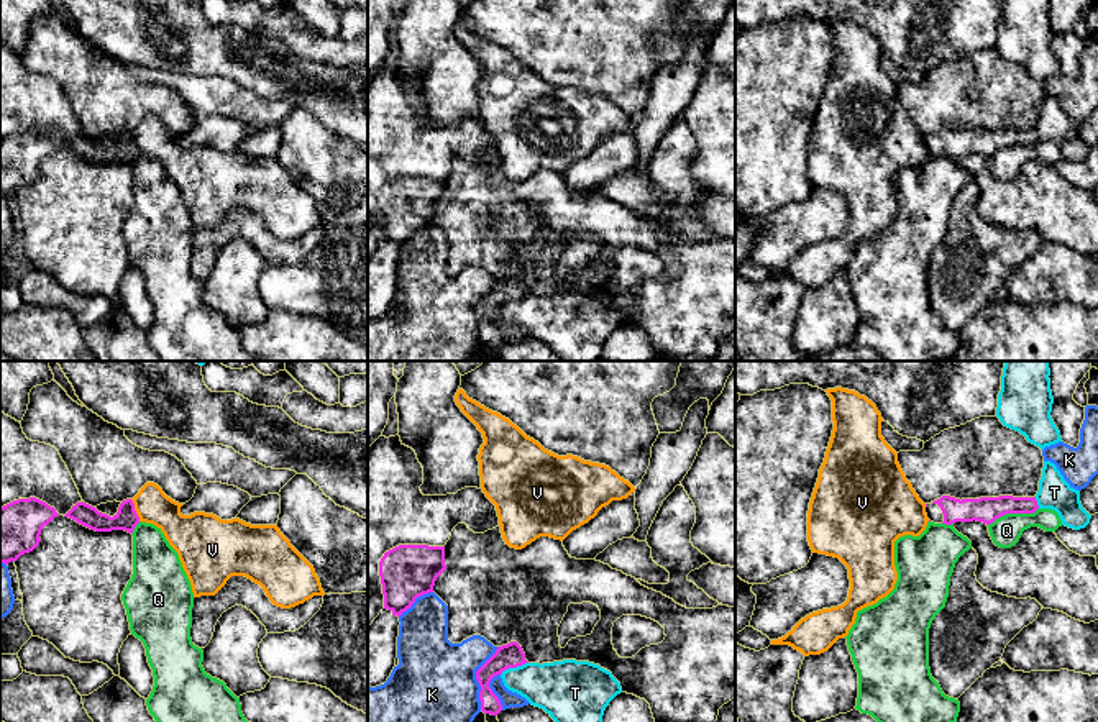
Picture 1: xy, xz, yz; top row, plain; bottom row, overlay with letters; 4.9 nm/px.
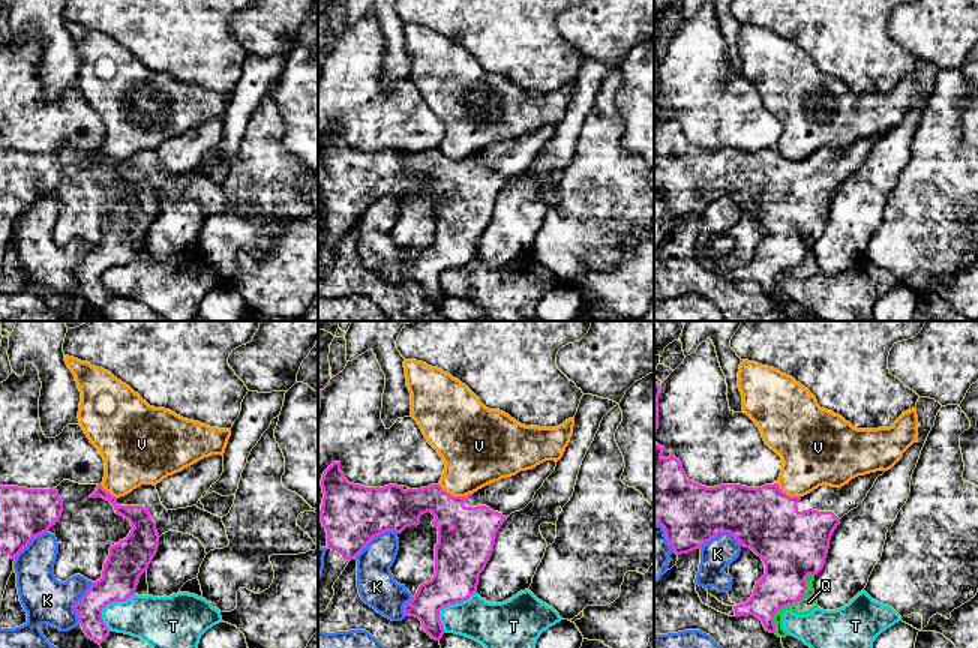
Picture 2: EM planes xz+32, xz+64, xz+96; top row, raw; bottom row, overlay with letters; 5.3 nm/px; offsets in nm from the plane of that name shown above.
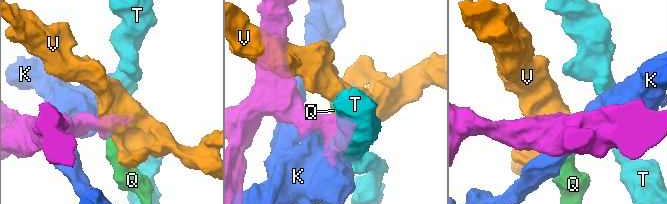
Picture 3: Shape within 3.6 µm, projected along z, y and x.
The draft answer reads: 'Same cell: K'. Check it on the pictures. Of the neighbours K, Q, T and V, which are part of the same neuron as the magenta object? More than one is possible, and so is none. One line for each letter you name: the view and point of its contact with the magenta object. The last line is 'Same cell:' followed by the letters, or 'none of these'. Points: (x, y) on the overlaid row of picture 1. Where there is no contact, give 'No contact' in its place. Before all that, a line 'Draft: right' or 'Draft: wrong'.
Draft: wrong
Same cell: none of these

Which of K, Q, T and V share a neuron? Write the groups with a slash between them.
K / Q / T / V

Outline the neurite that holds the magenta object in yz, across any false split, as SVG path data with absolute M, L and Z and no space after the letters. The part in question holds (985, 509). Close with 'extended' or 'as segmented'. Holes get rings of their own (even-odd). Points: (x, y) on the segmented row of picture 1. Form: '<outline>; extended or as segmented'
M942 496L940 499L926 504L929 522L952 525L955 522L983 522L993 523L1006 514L1034 514L1039 509L1036 497L980 497L980 499L955 499Z; extended

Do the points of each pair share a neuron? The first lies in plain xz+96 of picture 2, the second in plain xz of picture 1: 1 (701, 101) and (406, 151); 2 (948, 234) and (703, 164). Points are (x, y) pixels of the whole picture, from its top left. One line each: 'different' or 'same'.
1: same
2: different

